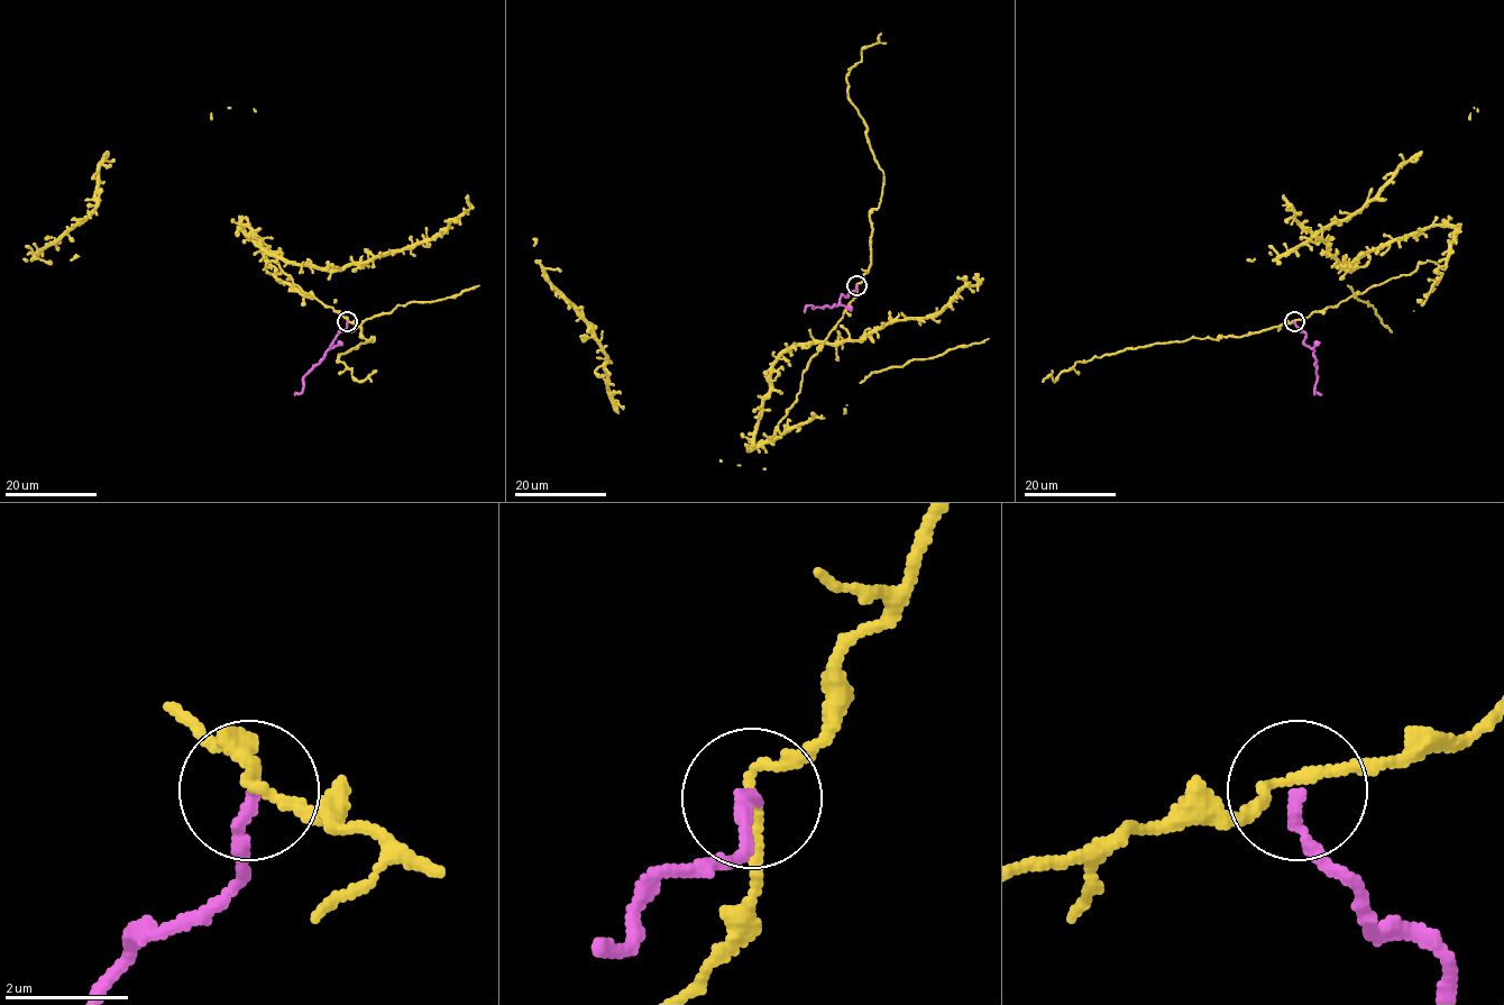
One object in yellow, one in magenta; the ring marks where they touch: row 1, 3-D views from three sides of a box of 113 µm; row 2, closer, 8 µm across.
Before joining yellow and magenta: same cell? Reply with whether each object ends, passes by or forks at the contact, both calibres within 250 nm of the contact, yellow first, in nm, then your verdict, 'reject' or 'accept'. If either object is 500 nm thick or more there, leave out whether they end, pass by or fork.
yellow passes by | magenta ends | 130/170 nm | reject

